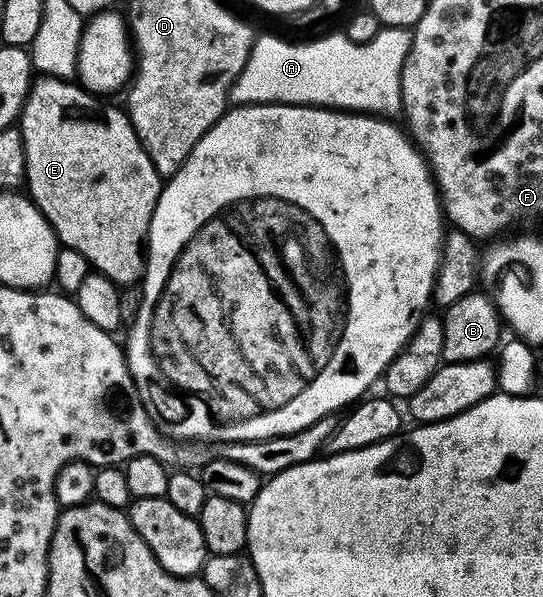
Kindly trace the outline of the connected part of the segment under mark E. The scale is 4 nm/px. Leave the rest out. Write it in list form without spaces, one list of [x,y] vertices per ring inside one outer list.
[[[39,76],[32,81],[31,91],[23,105],[22,112],[17,119],[17,129],[23,137],[23,151],[25,152],[25,168],[27,177],[25,179],[25,190],[32,202],[35,203],[42,214],[47,218],[47,223],[55,230],[55,236],[64,247],[76,250],[88,262],[92,271],[105,275],[113,280],[116,286],[126,288],[140,281],[144,276],[145,267],[145,243],[147,241],[147,229],[151,227],[153,212],[157,208],[159,193],[163,190],[164,179],[159,177],[153,160],[145,152],[137,132],[133,128],[131,119],[128,118],[126,109],[115,106],[103,107],[100,99],[94,93],[88,92],[82,85],[71,80],[52,78],[50,76]]]

